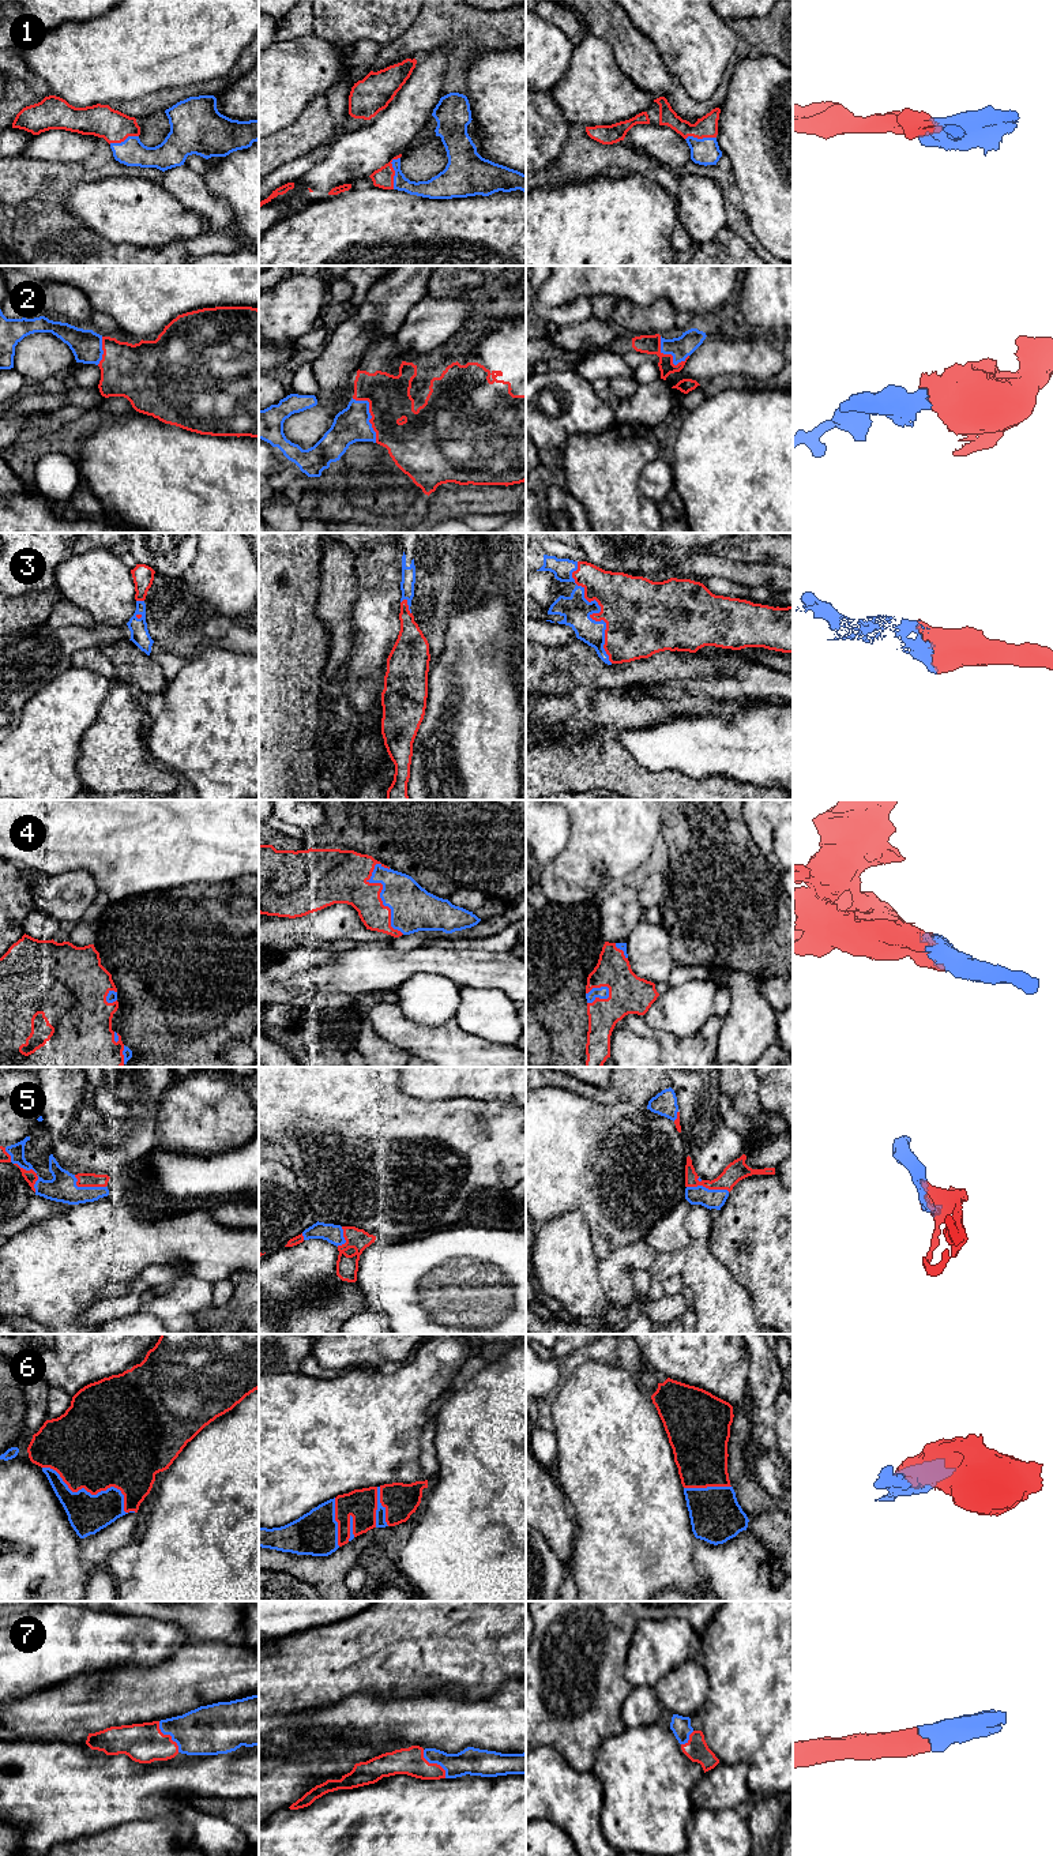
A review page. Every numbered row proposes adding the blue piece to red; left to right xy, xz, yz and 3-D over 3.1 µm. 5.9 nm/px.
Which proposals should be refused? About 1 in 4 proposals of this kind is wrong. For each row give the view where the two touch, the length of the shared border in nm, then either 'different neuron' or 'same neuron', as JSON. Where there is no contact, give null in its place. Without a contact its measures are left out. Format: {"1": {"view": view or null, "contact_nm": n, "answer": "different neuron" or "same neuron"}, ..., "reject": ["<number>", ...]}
{"1": {"view": "xz", "contact_nm": 200, "answer": "same neuron"}, "2": {"view": "xz", "contact_nm": 300, "answer": "same neuron"}, "3": {"view": "yz", "contact_nm": 650, "answer": "same neuron"}, "4": {"view": "xz", "contact_nm": 460, "answer": "same neuron"}, "5": {"view": "yz", "contact_nm": 260, "answer": "same neuron"}, "6": {"view": "xy", "contact_nm": 600, "answer": "same neuron"}, "7": {"view": "xy", "contact_nm": 220, "answer": "same neuron"}, "reject": []}

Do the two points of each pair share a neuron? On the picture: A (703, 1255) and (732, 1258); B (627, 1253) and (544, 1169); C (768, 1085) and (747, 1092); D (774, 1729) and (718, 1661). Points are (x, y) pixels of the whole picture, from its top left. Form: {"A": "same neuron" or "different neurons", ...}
{"A": "different neurons", "B": "different neurons", "C": "different neurons", "D": "same neuron"}

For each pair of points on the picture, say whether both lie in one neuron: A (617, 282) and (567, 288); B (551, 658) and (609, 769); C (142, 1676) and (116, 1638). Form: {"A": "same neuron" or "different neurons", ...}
{"A": "same neuron", "B": "different neurons", "C": "different neurons"}

